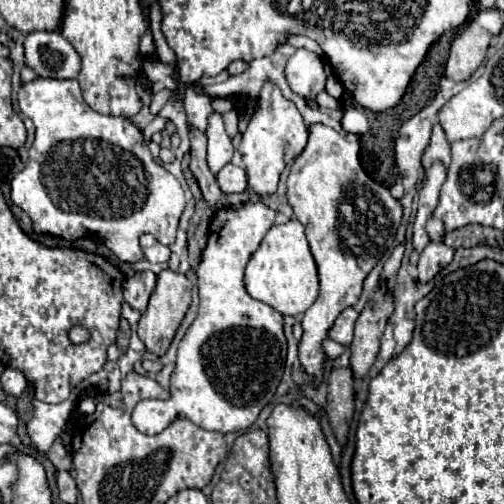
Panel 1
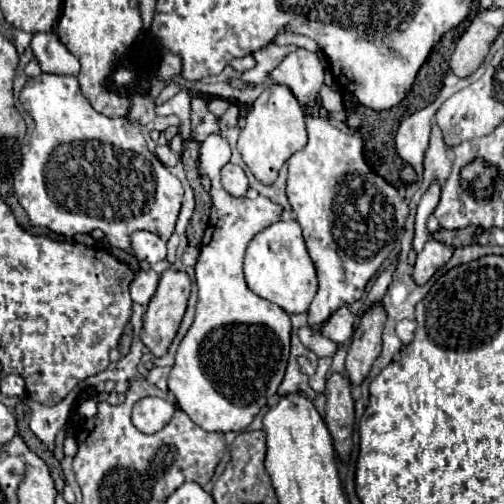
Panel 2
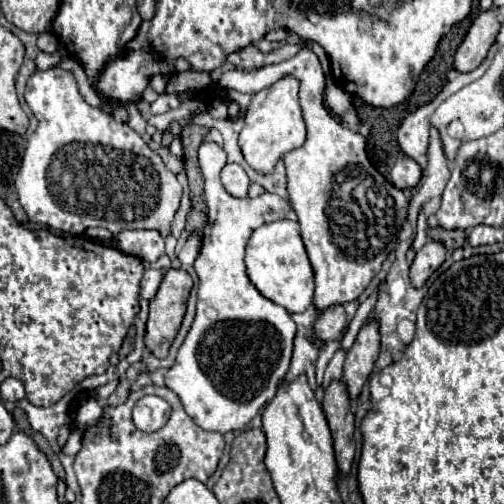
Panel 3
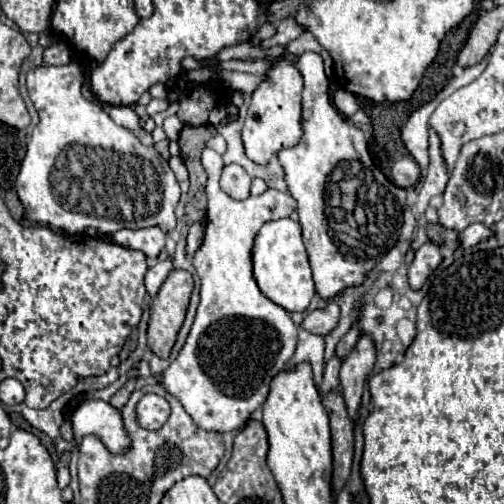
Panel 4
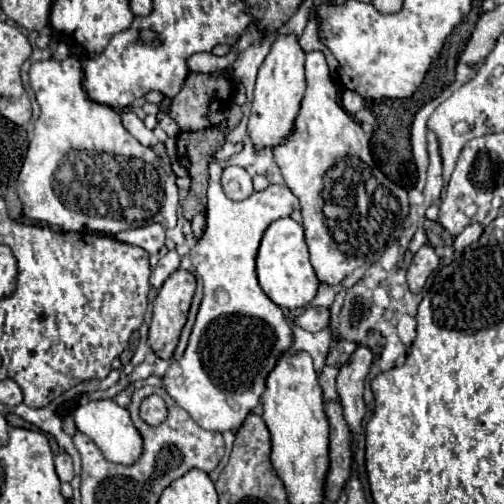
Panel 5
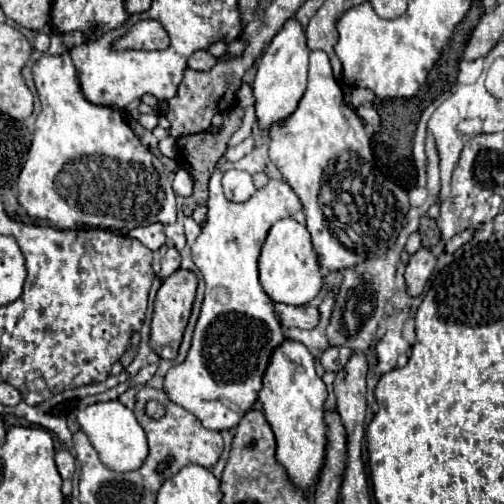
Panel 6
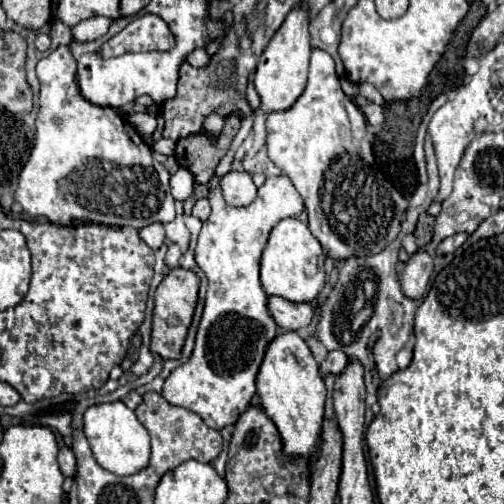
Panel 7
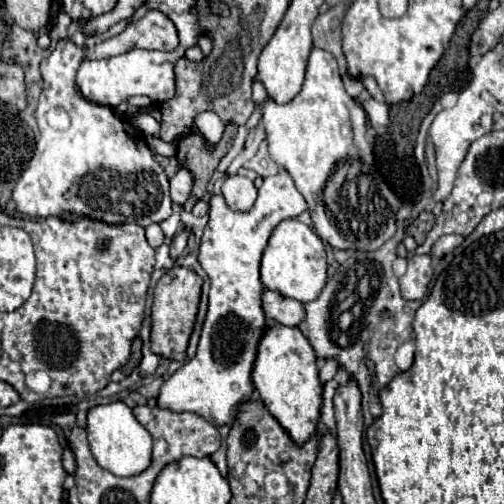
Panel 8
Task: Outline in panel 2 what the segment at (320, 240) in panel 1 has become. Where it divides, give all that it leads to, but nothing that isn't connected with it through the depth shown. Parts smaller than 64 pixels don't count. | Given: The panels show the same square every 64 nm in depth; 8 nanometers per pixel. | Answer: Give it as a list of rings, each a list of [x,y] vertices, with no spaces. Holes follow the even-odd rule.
[[[308,114],[306,130],[308,144],[288,158],[286,194],[316,266],[318,292],[310,304],[308,322],[320,330],[334,310],[362,298],[368,280],[390,256],[394,236],[406,222],[408,202],[366,164],[362,136],[344,134],[326,118]]]

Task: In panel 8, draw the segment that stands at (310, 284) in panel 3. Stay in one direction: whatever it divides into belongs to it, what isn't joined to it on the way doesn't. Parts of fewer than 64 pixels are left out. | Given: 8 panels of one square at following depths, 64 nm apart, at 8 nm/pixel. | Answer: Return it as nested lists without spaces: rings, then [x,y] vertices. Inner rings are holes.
[[[296,218],[284,220],[276,226],[276,230],[270,236],[270,242],[264,250],[262,256],[262,266],[260,266],[260,280],[268,290],[280,292],[282,296],[294,298],[298,302],[312,302],[316,296],[322,292],[326,284],[326,248],[320,236],[316,232],[302,224]]]

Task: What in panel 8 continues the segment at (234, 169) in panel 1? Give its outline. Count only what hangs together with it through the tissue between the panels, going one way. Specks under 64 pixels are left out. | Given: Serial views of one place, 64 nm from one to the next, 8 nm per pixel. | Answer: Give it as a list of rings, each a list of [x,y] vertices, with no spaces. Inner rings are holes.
[[[234,174],[234,176],[228,176],[224,180],[224,184],[222,184],[222,196],[224,196],[226,204],[232,210],[246,212],[256,202],[256,188],[254,188],[252,180]]]

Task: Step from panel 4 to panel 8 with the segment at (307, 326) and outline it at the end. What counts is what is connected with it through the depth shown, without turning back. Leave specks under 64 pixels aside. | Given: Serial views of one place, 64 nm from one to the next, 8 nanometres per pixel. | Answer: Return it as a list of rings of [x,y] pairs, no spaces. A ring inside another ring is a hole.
[[[262,290],[262,310],[266,318],[274,318],[286,326],[298,326],[304,320],[304,306],[272,290]]]

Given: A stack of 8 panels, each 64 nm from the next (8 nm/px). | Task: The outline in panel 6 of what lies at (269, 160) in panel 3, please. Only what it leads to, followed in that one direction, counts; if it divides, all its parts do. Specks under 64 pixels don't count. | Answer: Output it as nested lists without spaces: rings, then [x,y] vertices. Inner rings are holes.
[[[290,18],[280,32],[272,38],[272,42],[266,46],[258,66],[256,66],[256,78],[252,84],[254,96],[256,96],[256,118],[264,128],[270,128],[272,122],[280,122],[286,116],[290,116],[298,100],[302,98],[306,90],[306,74],[308,74],[308,46],[306,46],[306,34],[302,24],[296,18]]]

